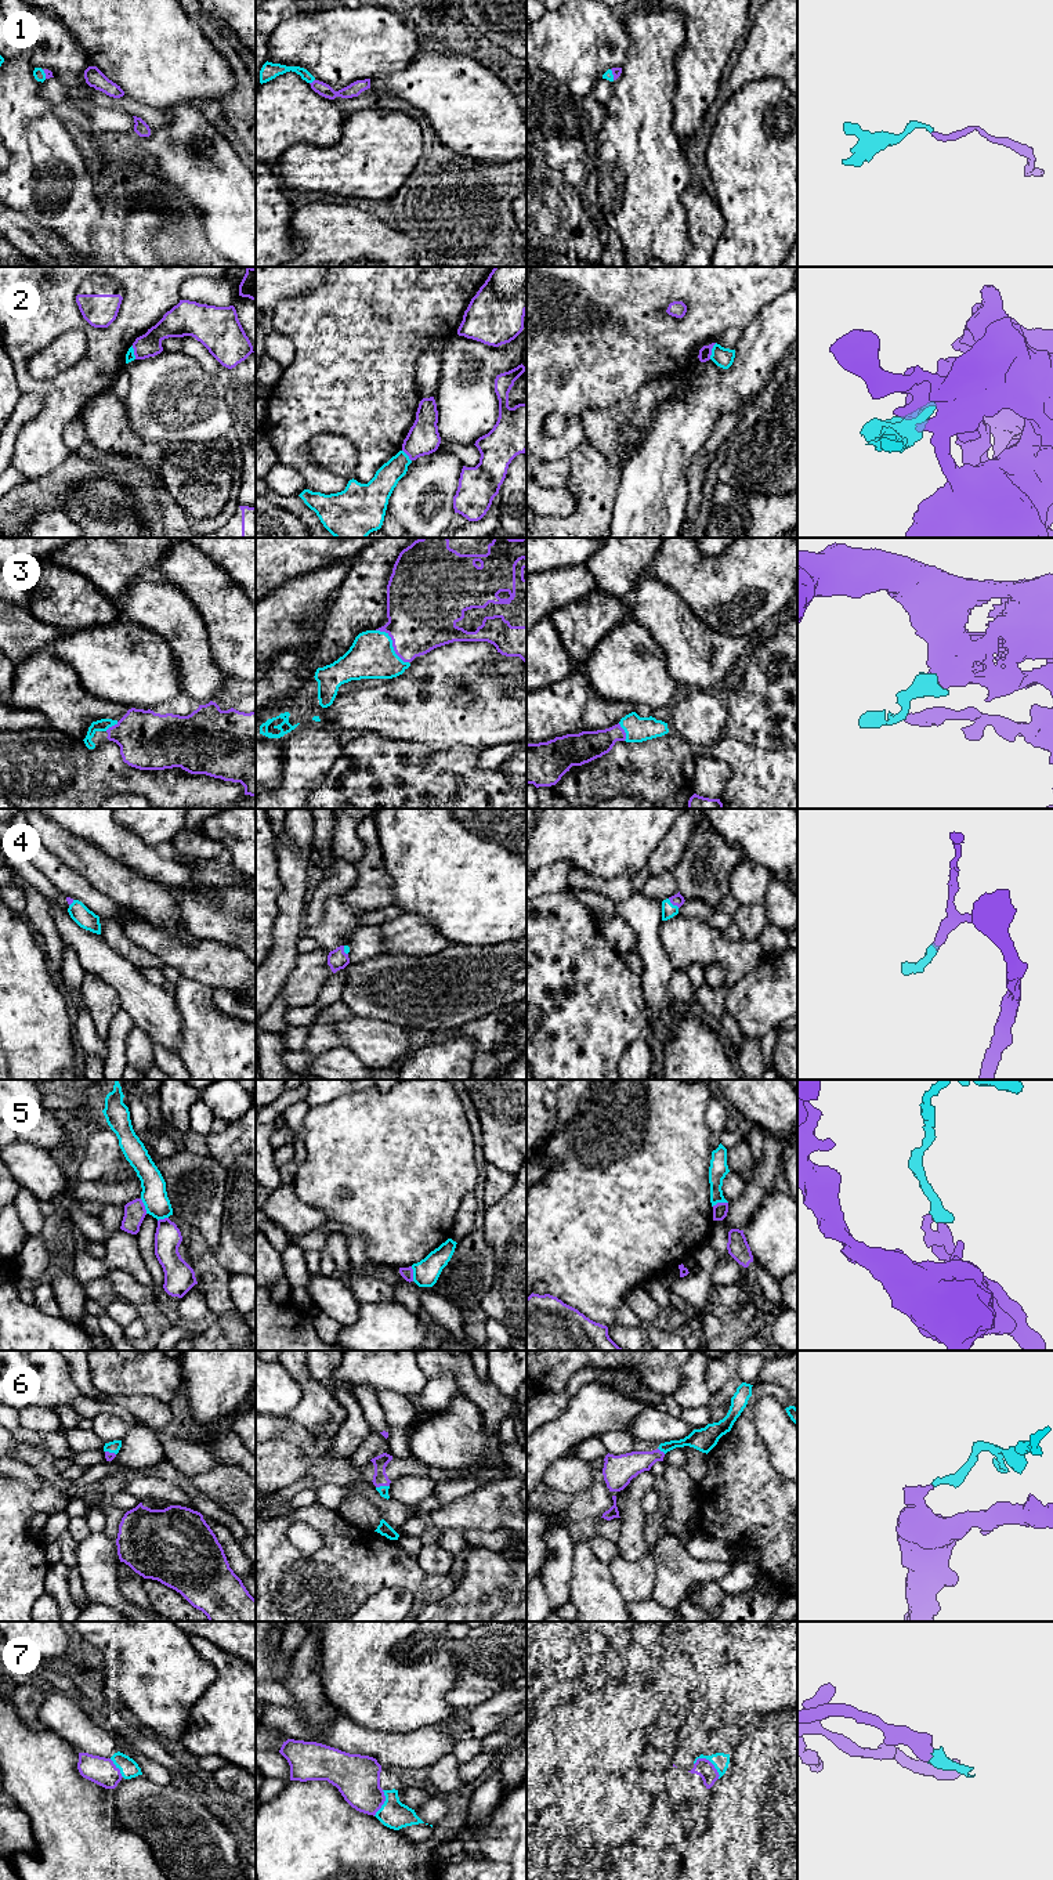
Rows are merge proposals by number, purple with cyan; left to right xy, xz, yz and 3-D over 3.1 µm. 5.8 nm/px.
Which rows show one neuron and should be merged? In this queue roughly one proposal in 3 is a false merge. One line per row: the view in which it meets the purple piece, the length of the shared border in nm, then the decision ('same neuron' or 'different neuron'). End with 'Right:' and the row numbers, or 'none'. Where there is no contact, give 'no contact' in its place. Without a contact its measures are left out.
1: meets purple in xz; contact 40 nm long; same neuron
2: meets purple in yz; contact 100 nm long; different neuron
3: meets purple in xz; contact 280 nm long; same neuron
4: meets purple in yz; contact 90 nm long; same neuron
5: meets purple in yz; contact 100 nm long; different neuron
6: meets purple in xz; contact 80 nm long; same neuron
7: meets purple in yz; contact 180 nm long; same neuron
Right: 1, 3, 4, 6, 7

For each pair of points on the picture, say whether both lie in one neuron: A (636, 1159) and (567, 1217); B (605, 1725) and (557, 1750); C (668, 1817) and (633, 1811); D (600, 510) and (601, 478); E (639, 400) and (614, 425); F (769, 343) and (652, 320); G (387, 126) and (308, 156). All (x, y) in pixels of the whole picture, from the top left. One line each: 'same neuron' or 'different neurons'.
A: same neuron
B: same neuron
C: different neurons
D: same neuron
E: same neuron
F: different neurons
G: same neuron

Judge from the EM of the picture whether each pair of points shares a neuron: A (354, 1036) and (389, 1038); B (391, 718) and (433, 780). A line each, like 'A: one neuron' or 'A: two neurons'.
A: one neuron
B: two neurons

